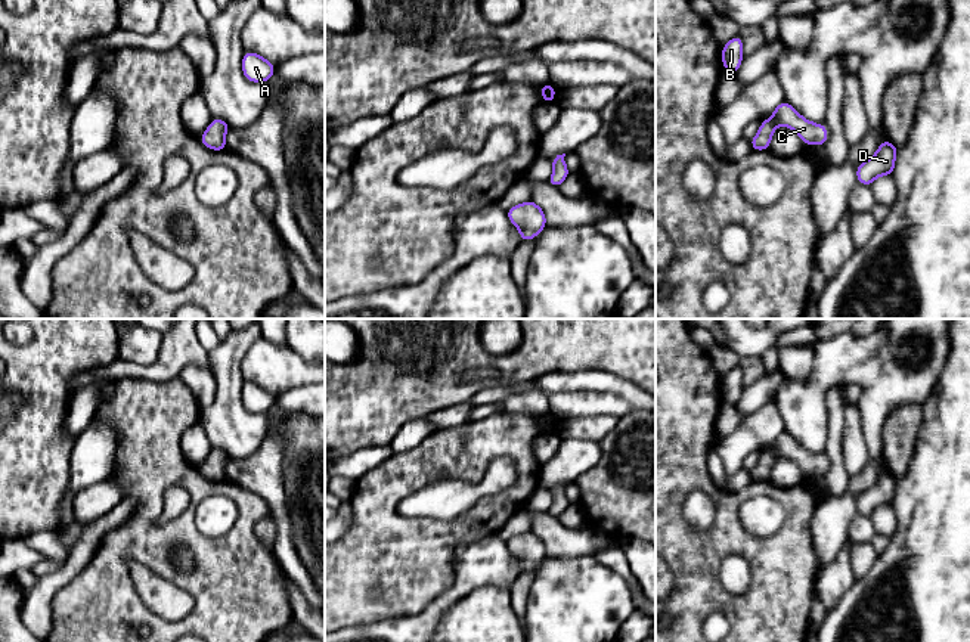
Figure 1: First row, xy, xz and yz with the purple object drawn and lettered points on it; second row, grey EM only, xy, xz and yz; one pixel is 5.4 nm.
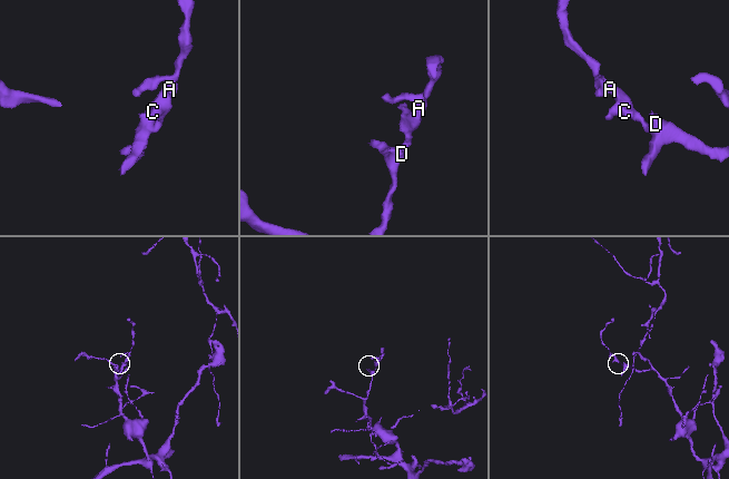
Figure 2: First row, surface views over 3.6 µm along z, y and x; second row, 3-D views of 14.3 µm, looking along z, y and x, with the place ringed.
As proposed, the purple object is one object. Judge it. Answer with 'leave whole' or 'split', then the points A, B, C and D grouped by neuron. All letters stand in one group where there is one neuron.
leave whole; A B C D

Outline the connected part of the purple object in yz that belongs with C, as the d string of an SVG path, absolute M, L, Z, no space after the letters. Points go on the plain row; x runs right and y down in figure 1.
M784 431L775 438L769 450L760 452L757 465L750 471L751 480L769 480L771 469L778 456L794 460L803 475L824 477L828 469L828 462L824 455L815 455L803 449L787 431Z

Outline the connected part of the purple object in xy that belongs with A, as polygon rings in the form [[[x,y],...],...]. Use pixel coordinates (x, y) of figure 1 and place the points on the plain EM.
[[[244,382],[242,404],[248,412],[267,413],[275,403],[276,403],[276,397],[273,397],[263,387],[254,382]]]

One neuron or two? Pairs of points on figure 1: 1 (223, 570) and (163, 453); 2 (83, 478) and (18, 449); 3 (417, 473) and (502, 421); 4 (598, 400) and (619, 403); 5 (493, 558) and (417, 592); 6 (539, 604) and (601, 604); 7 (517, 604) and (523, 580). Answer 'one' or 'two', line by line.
1: one
2: two
3: one
4: one
5: two
6: one
7: one

